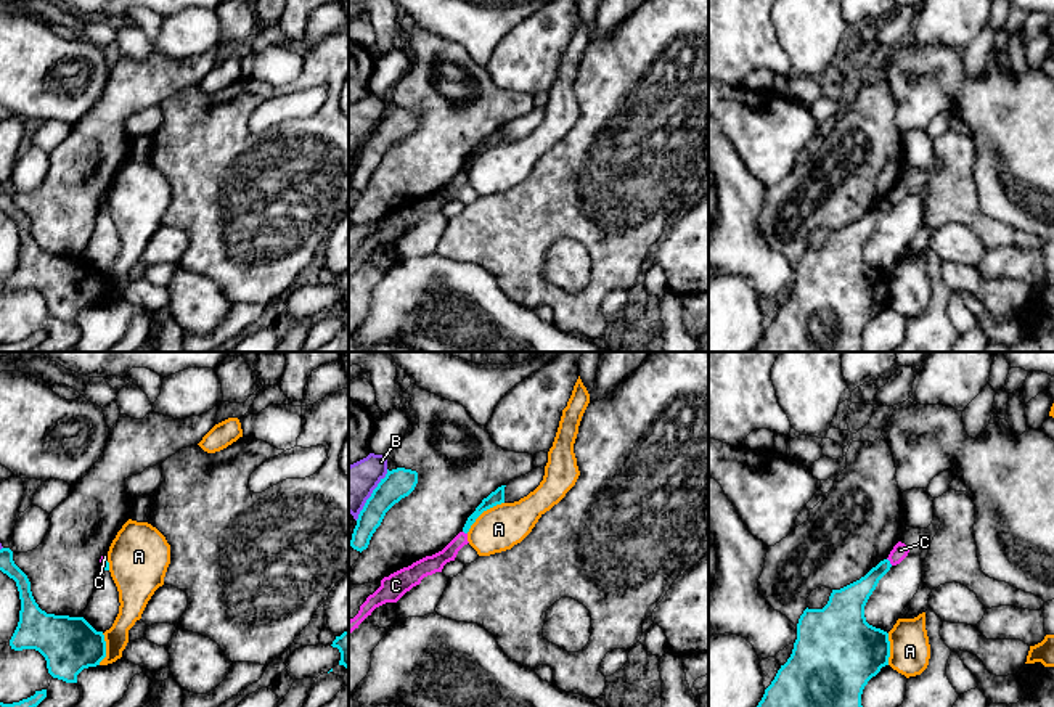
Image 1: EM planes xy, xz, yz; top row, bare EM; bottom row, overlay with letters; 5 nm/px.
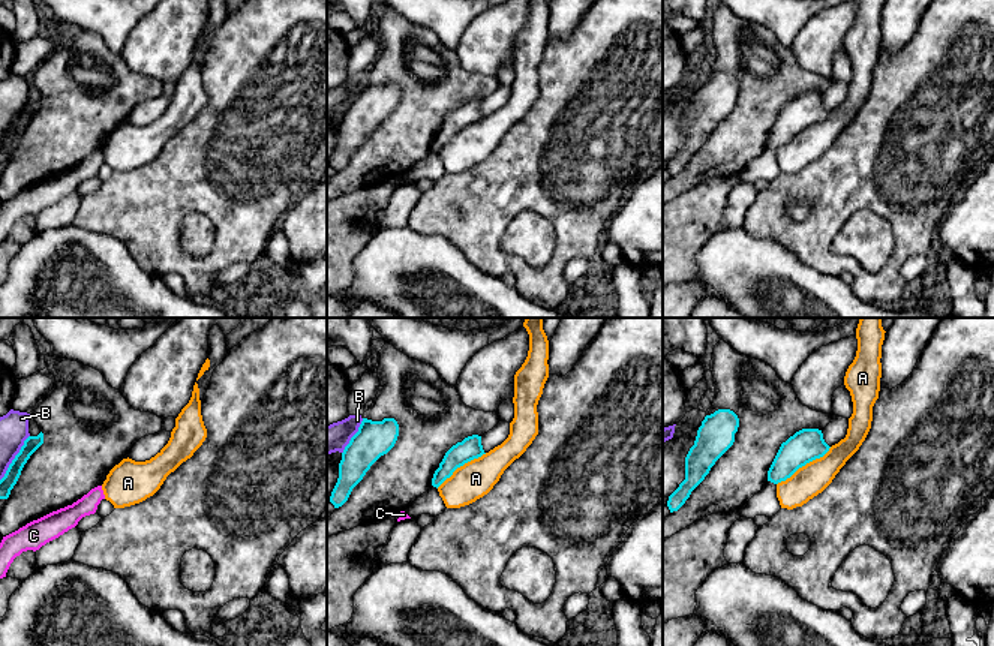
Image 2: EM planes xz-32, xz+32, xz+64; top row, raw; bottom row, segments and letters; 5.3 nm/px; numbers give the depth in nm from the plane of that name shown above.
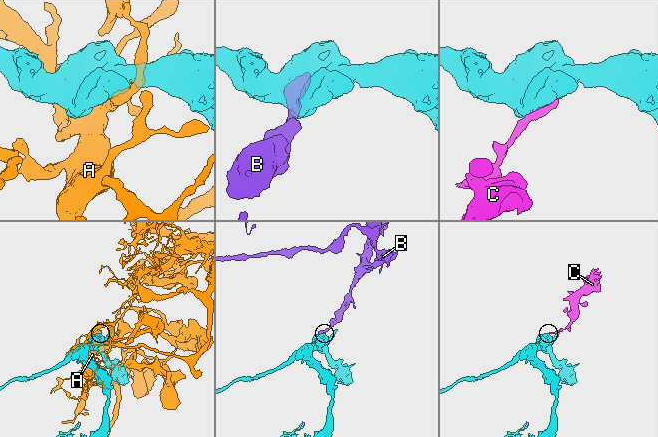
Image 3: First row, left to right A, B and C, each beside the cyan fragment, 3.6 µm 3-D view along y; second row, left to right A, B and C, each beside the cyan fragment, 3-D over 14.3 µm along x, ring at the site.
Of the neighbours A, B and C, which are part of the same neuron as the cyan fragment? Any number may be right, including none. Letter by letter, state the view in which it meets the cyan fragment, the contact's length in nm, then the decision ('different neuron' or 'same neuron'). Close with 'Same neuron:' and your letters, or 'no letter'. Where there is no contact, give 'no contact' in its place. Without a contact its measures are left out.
A: contact in xz; length 240 nm; different neuron
B: contact in xz; length 300 nm; different neuron
C: contact in yz; length 50 nm; different neuron
Same neuron: no letter

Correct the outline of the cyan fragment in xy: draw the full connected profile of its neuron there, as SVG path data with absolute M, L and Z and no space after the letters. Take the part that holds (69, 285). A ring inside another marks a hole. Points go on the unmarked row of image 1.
M10 188L0 190L0 210L16 222L21 239L19 262L10 280L11 289L39 291L47 300L48 313L66 323L77 323L84 309L100 305L106 297L103 272L96 272L84 257L42 251Z

